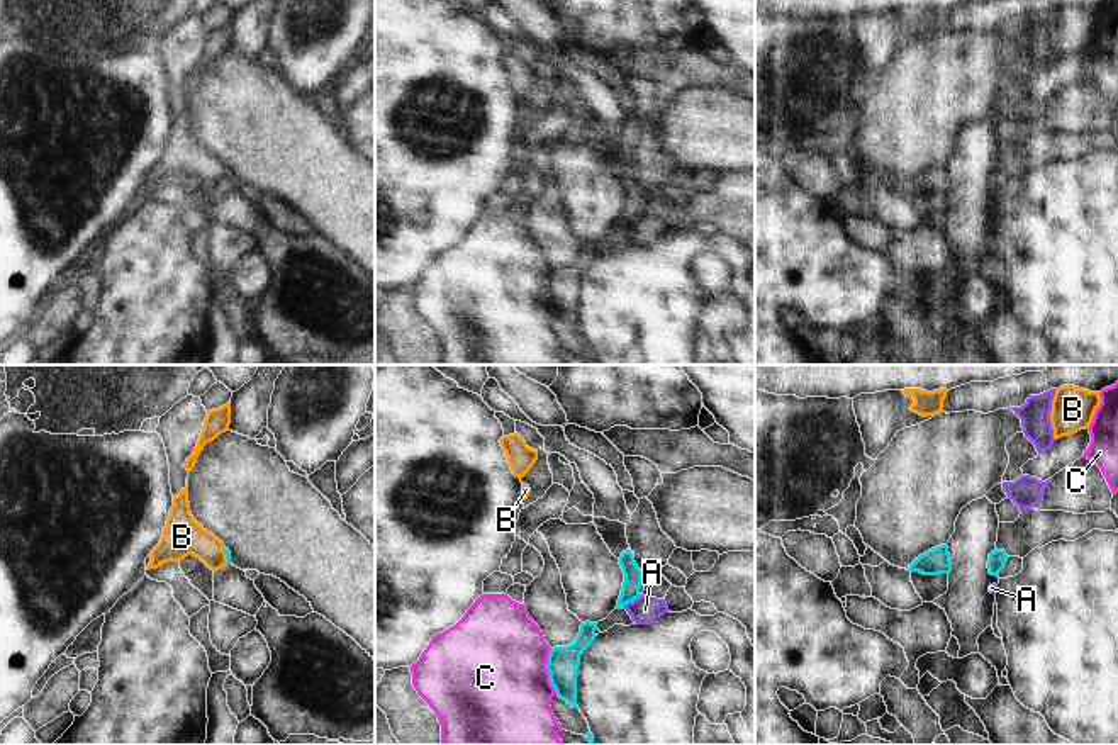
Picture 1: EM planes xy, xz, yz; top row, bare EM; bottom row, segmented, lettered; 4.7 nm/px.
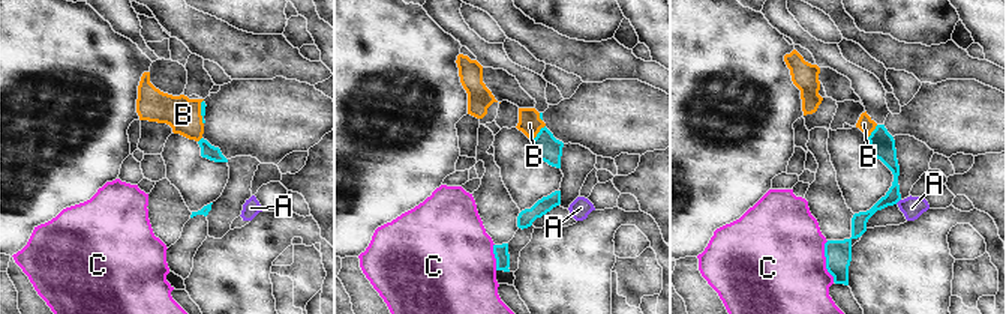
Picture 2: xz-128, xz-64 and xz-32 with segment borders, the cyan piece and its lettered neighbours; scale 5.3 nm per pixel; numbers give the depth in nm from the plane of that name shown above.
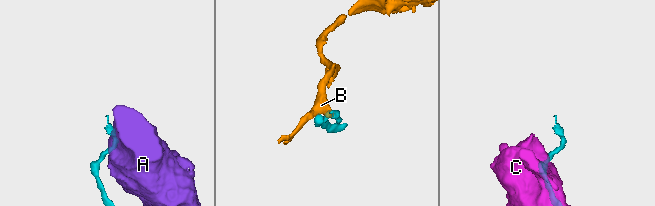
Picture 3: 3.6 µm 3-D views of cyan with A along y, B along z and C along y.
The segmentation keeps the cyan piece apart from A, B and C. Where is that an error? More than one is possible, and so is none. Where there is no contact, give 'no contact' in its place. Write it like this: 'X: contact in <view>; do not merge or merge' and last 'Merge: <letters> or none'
A: contact in xz; do not merge
B: contact in xy; merge
C: contact in xz; do not merge
Merge: B

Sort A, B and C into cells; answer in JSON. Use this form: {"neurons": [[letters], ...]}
{"neurons": [["A"], ["B"], ["C"]]}

